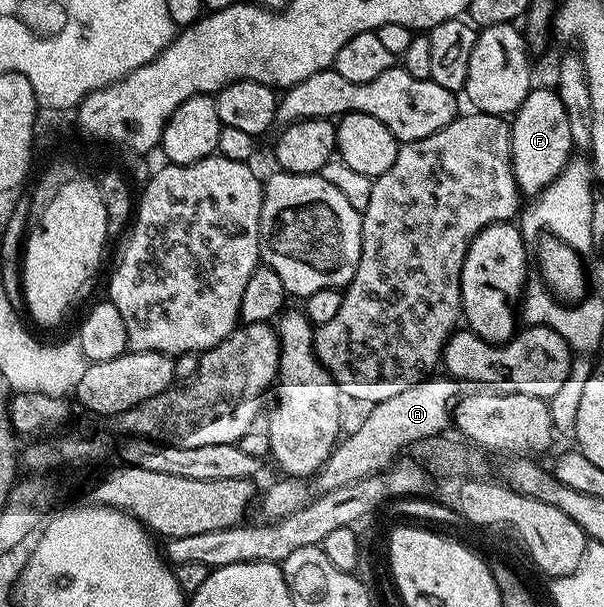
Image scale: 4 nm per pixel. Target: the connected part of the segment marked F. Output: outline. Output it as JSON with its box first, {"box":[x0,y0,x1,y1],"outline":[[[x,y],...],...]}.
{"box":[509,86,574,197],"outline":[[[534,86],[527,93],[523,105],[512,116],[509,124],[511,133],[511,169],[515,173],[517,188],[522,196],[536,197],[540,195],[563,169],[574,154],[571,141],[571,129],[567,122],[567,109],[563,109],[563,101],[559,101],[556,90],[552,86]]]}

